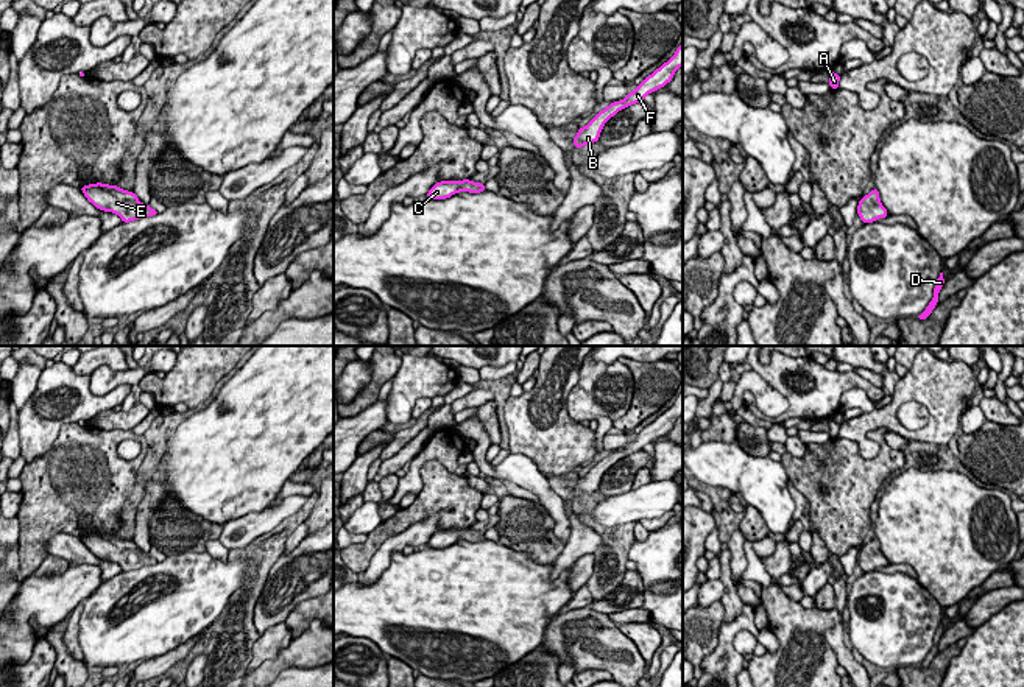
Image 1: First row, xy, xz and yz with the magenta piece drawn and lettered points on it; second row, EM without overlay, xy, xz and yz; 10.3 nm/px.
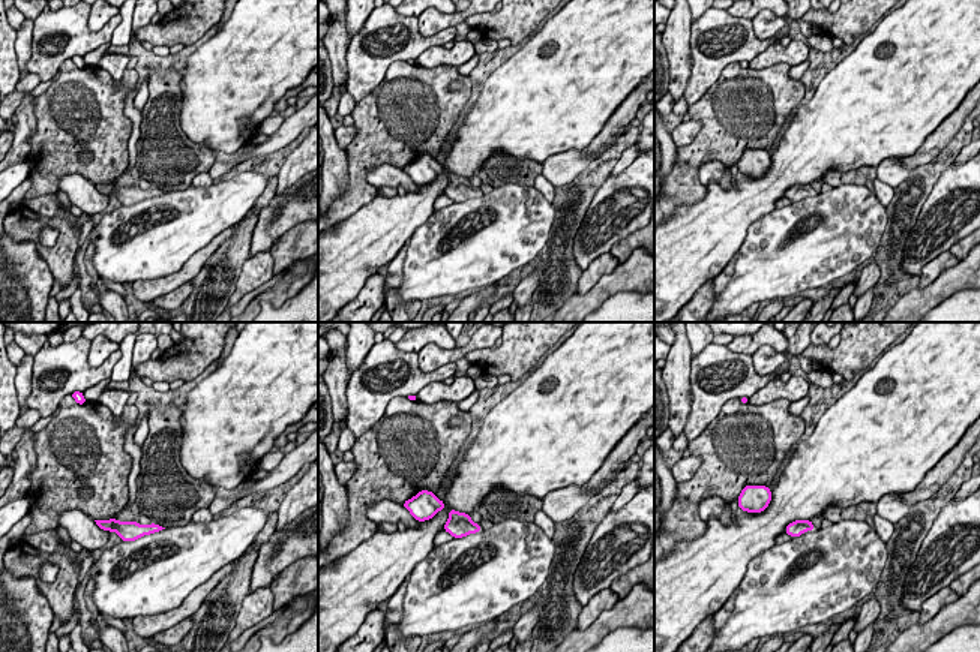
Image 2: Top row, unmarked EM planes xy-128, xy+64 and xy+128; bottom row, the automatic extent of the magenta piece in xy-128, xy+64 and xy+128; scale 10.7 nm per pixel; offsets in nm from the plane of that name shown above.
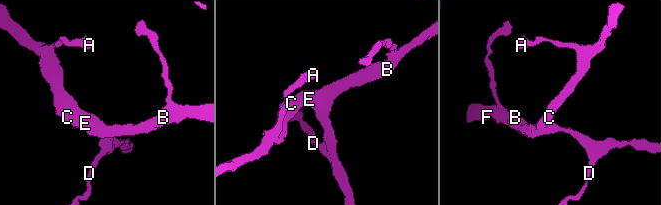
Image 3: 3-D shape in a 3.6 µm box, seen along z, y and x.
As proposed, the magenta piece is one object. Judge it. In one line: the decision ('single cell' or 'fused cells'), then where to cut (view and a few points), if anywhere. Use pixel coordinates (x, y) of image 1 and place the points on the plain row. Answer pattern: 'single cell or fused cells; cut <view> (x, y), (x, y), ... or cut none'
single cell; cut none

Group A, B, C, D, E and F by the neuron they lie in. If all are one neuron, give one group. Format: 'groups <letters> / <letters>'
groups A B C D E F

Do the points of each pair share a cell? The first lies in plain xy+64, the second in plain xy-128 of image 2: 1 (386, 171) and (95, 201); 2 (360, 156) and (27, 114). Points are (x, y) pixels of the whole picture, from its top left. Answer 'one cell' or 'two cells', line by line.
1: one cell
2: two cells

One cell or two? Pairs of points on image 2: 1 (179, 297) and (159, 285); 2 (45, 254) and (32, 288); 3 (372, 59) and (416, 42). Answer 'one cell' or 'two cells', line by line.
1: two cells
2: two cells
3: one cell

